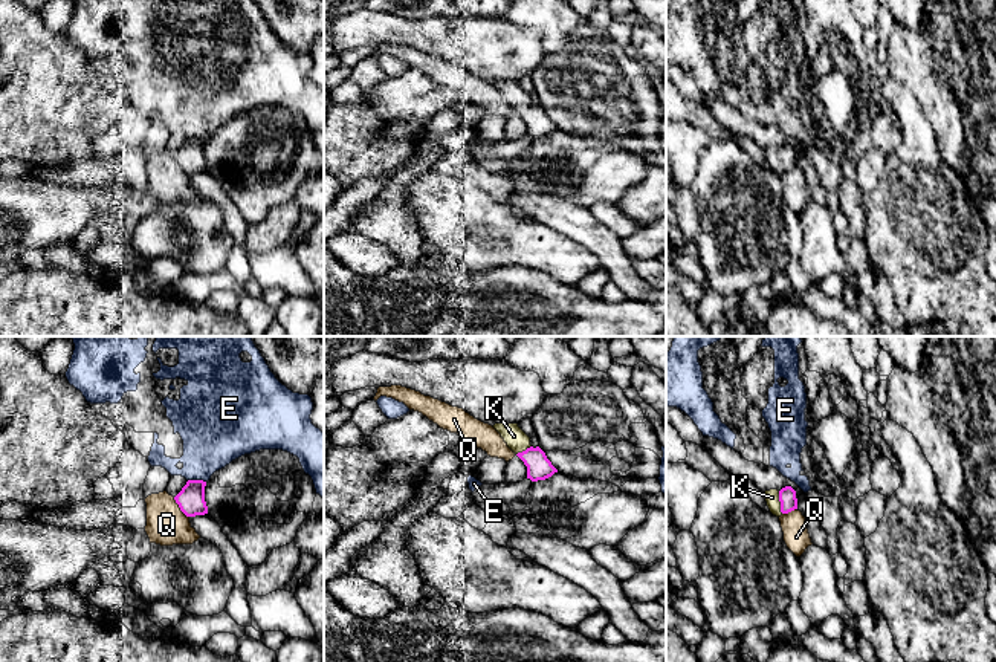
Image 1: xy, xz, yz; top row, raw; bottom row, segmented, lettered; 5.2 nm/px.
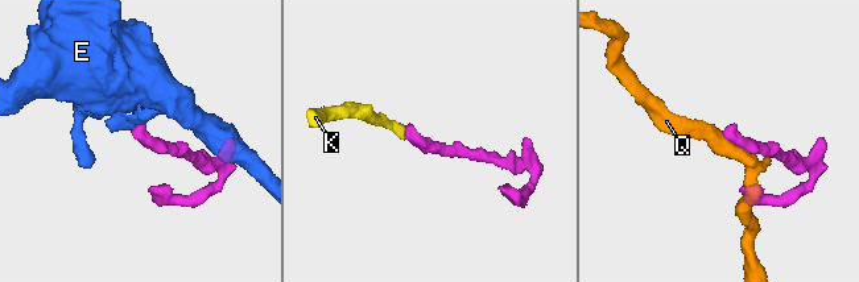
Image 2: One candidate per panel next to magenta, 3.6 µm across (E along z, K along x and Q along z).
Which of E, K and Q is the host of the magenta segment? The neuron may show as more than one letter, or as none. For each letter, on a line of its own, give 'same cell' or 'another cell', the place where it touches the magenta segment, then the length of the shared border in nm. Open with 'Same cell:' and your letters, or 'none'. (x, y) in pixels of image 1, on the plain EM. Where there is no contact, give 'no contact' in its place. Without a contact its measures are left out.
Same cell: K
E: another cell; contact xy (197, 138); length 100 nm
K: same cell; contact yz (779, 158); length 120 nm
Q: another cell; contact xy (179, 164); length 140 nm

